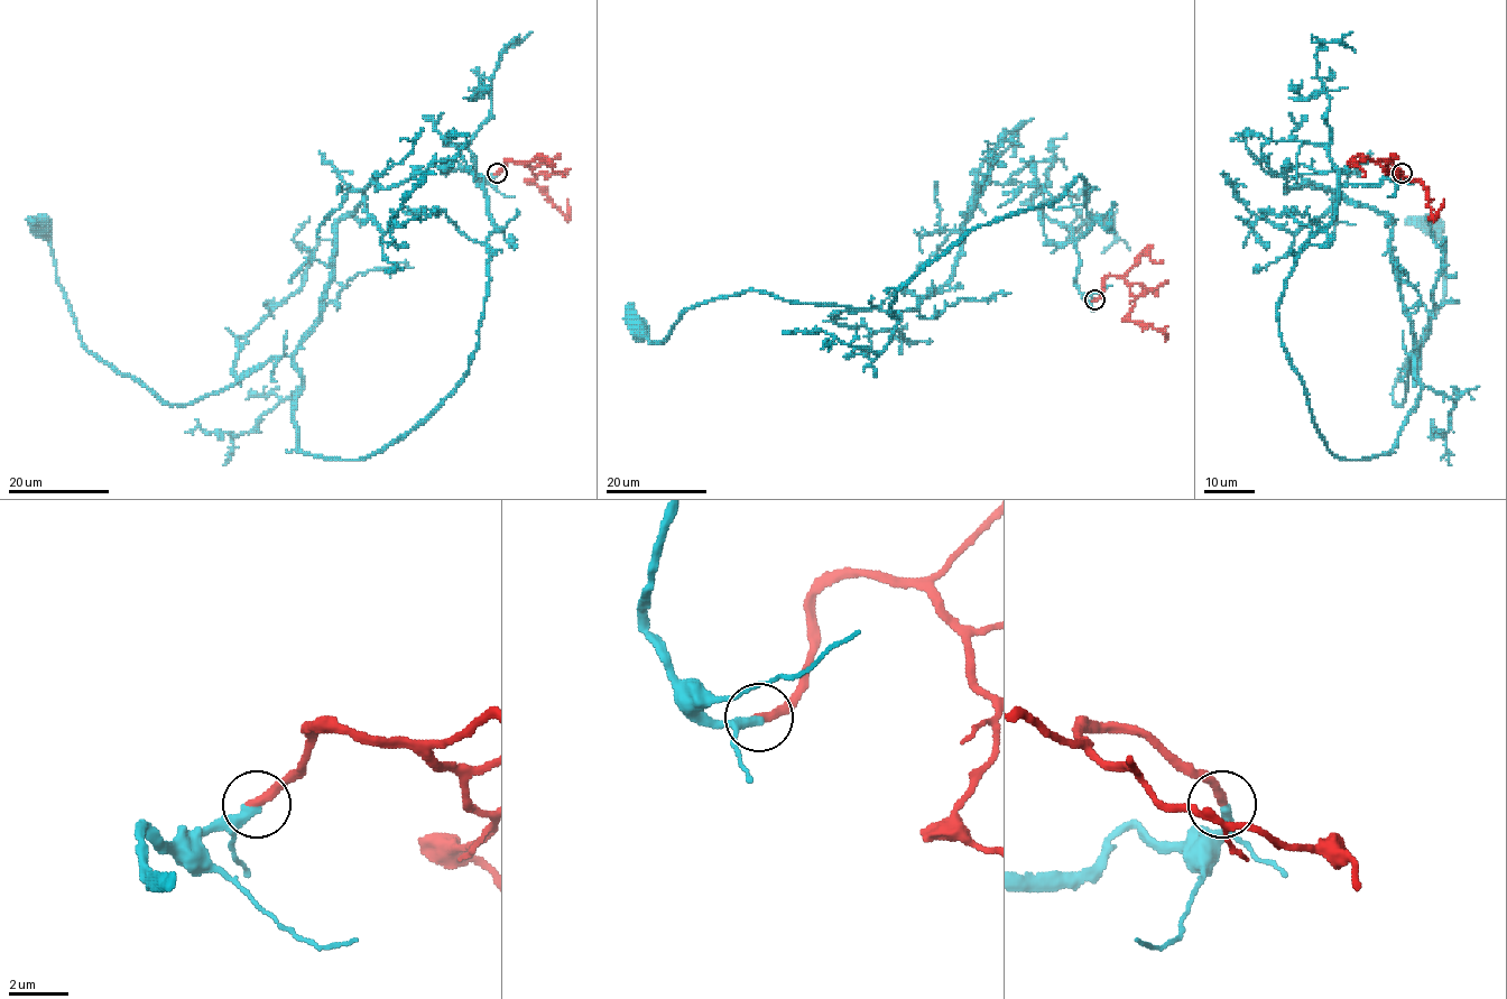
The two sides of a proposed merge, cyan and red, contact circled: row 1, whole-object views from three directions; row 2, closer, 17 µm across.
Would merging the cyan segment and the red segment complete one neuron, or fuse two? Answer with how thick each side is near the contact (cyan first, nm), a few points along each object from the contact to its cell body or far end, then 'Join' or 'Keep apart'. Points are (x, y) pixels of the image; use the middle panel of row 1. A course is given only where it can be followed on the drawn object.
Thickness 360 nm (cyan) against 320 nm. Course of cyan: (1094, 298), (1082, 175), (968, 230), (897, 289), (898, 317), (746, 289), (662, 342), (638, 329). Course of red: (1094, 298), (1101, 294), (1108, 276), (1120, 276), (1134, 297), (1129, 317), (1162, 331), (1167, 335), (1164, 342). Join

